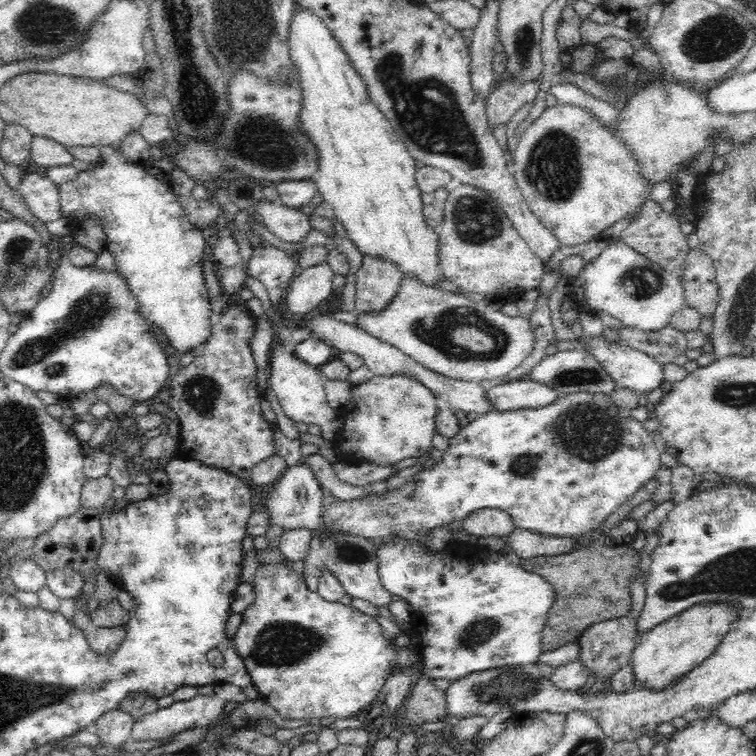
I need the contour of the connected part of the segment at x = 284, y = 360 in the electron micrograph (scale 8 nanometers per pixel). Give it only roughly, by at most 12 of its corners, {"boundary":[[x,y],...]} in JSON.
{"boundary":[[274,342],[269,386],[286,417],[332,441],[342,421],[325,377]]}

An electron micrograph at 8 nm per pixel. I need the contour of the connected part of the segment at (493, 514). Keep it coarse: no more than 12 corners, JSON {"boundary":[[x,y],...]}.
{"boundary":[[480,508],[462,519],[472,536],[507,536],[512,517],[498,508]]}

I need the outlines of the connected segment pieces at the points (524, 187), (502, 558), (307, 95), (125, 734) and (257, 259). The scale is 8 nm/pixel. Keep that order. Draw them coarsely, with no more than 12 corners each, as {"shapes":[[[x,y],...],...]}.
{"shapes":[[[546,108],[513,151],[536,219],[564,246],[647,199],[590,109]],[[394,536],[383,587],[432,679],[536,664],[556,600],[514,553]],[[324,22],[289,55],[313,179],[362,256],[434,288],[414,159]],[[122,709],[93,724],[108,748],[127,742],[135,720]],[[260,240],[245,274],[260,280],[271,303],[295,277],[292,254]]]}

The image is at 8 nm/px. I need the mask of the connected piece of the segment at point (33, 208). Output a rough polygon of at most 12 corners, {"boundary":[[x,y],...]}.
{"boundary":[[27,171],[18,186],[44,224],[61,218],[51,173]]}

